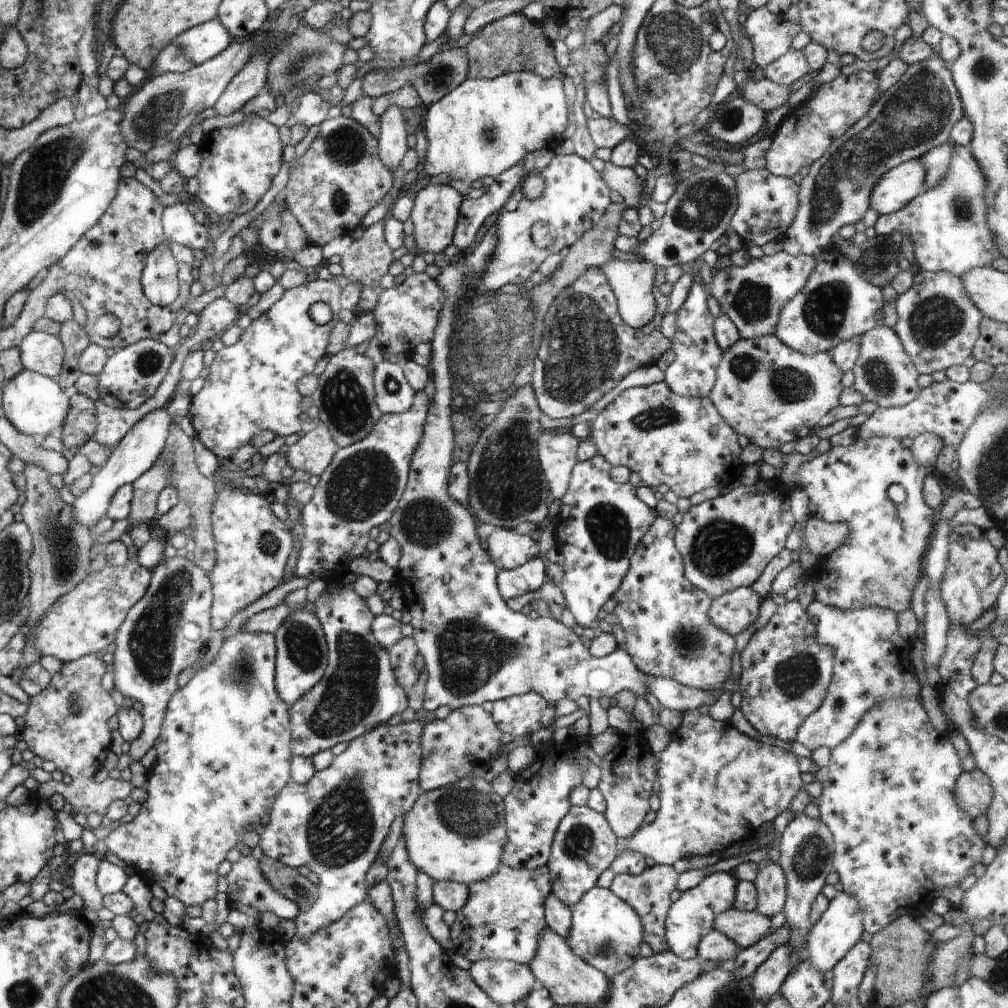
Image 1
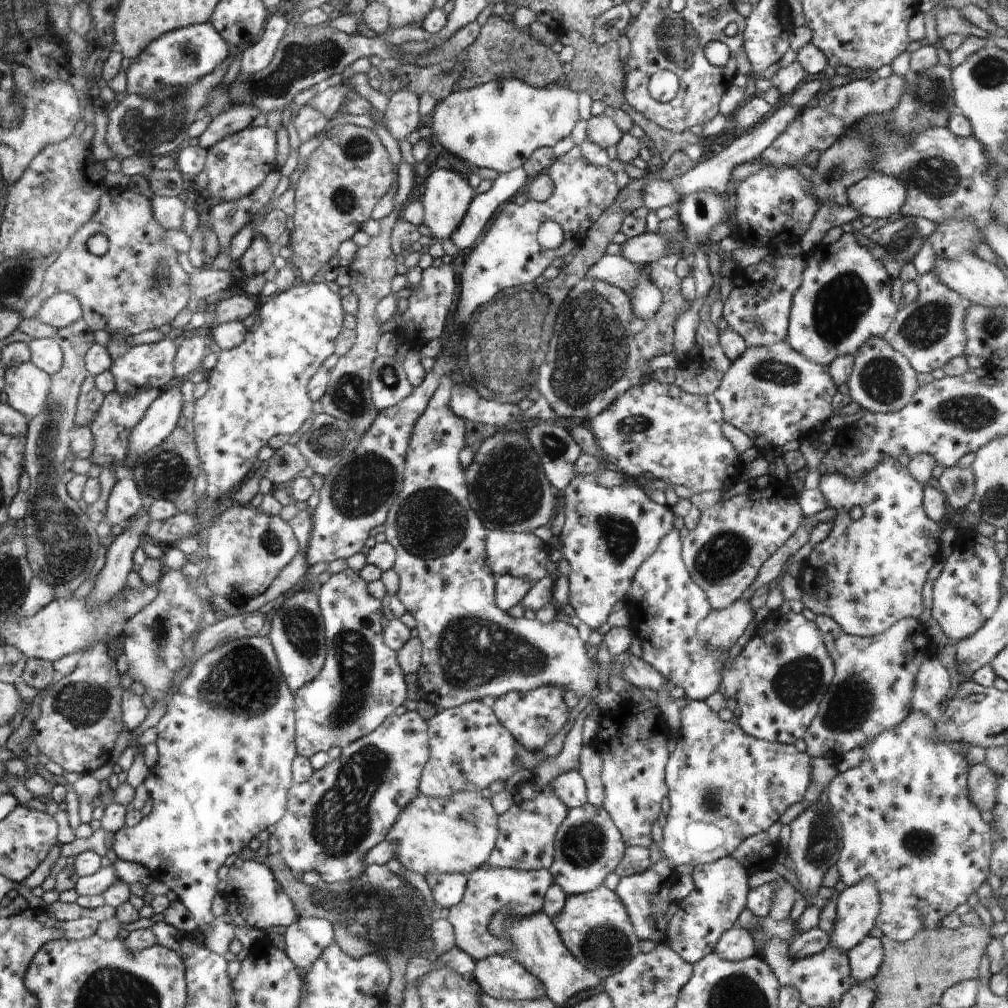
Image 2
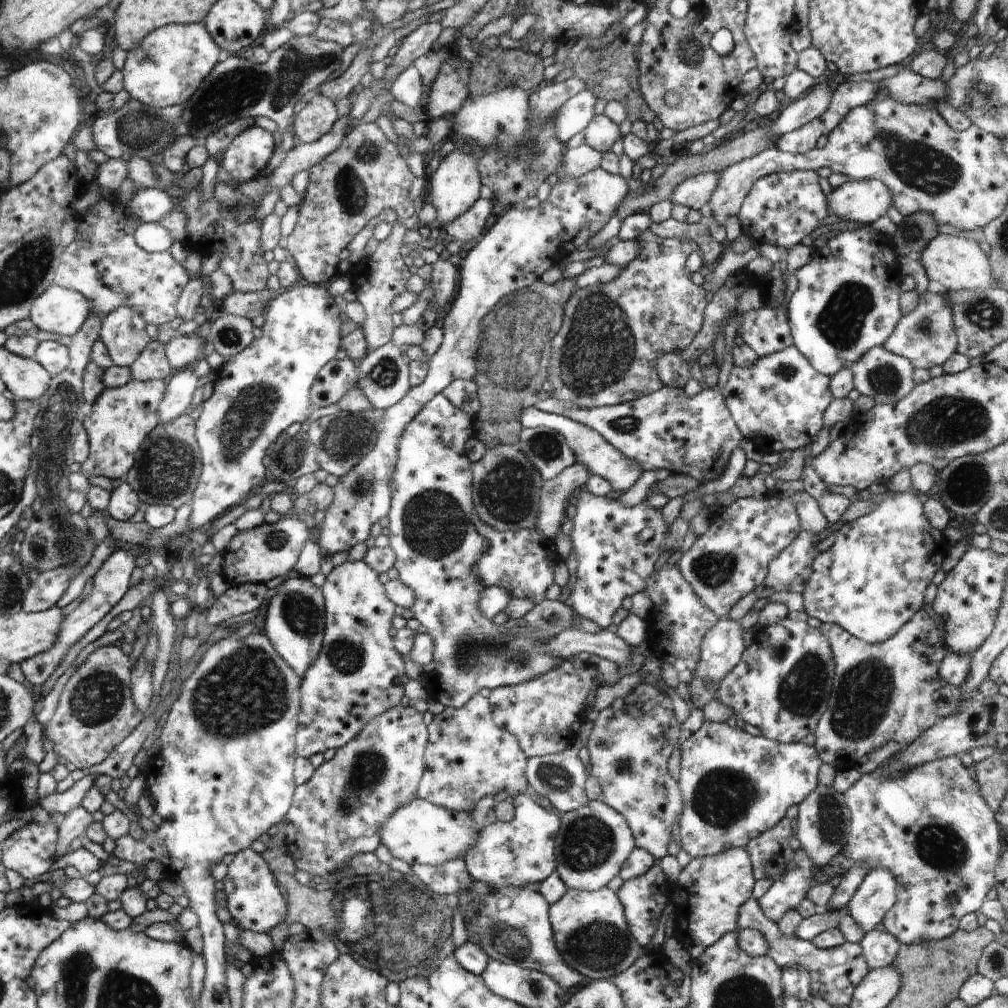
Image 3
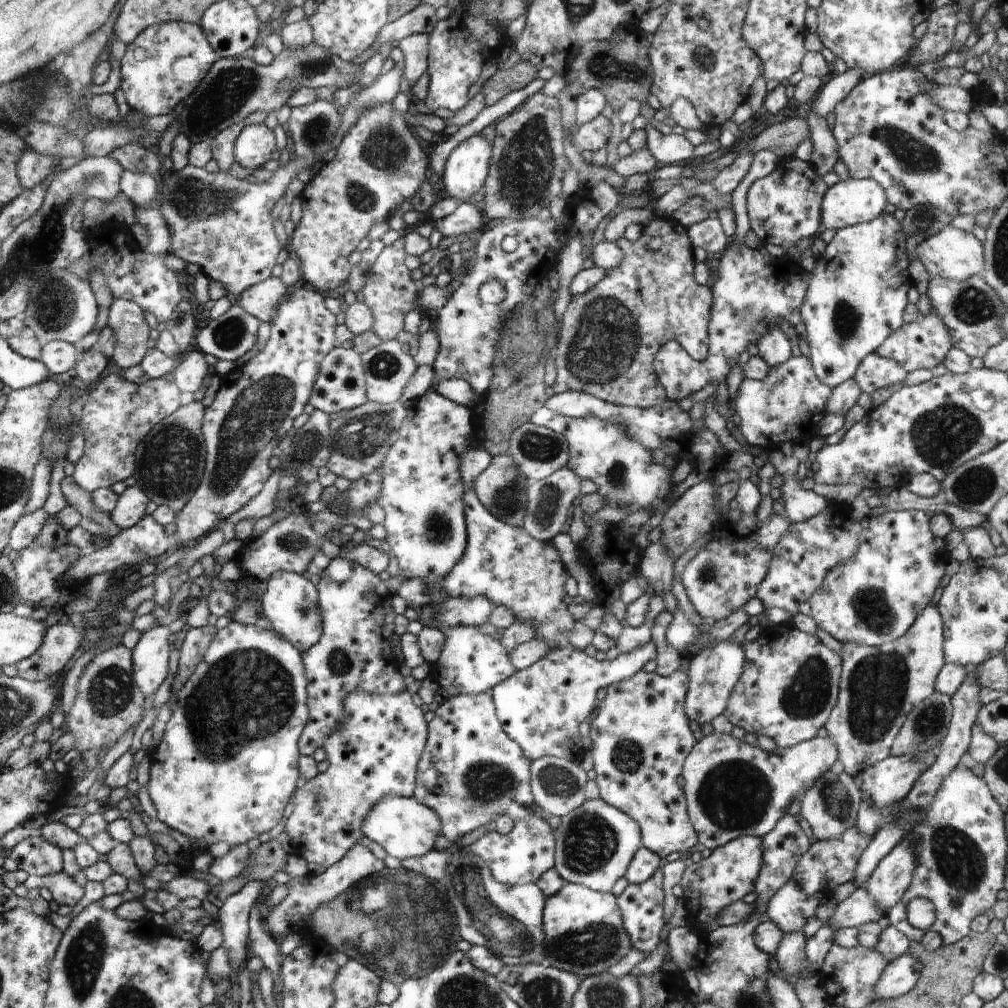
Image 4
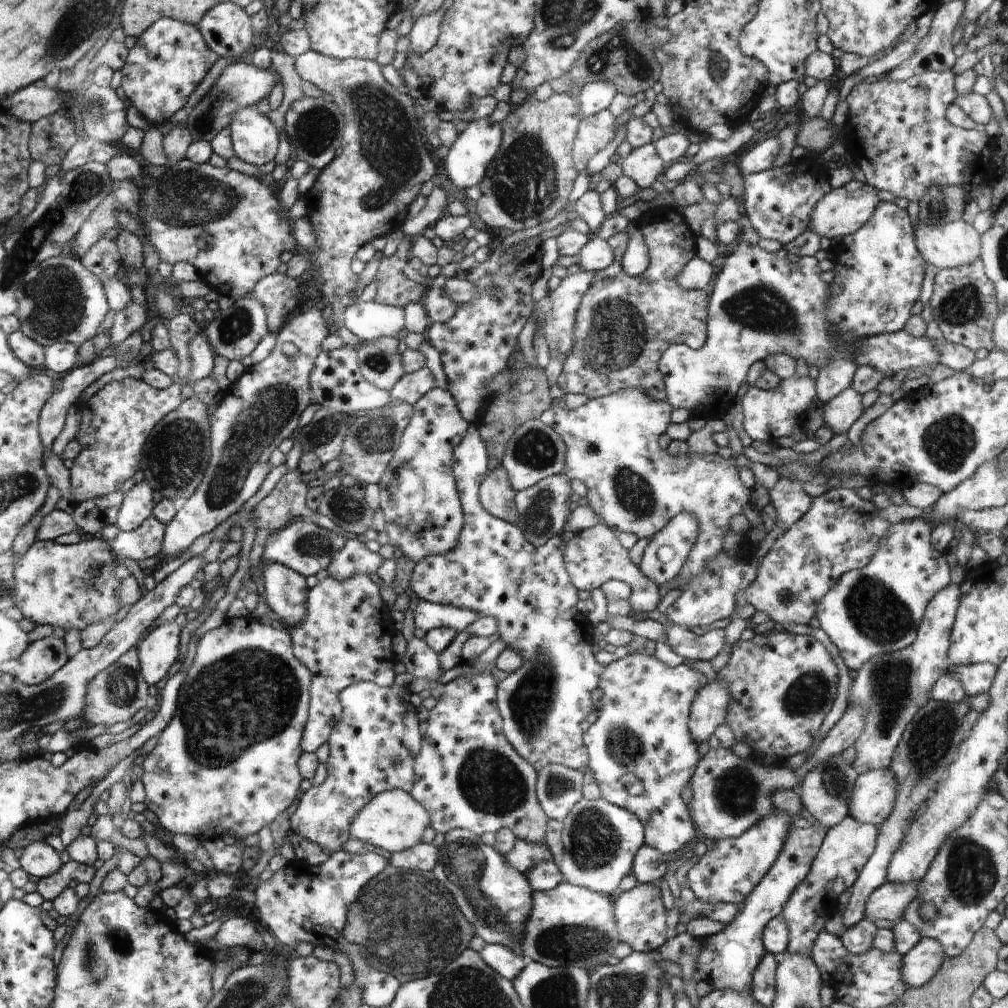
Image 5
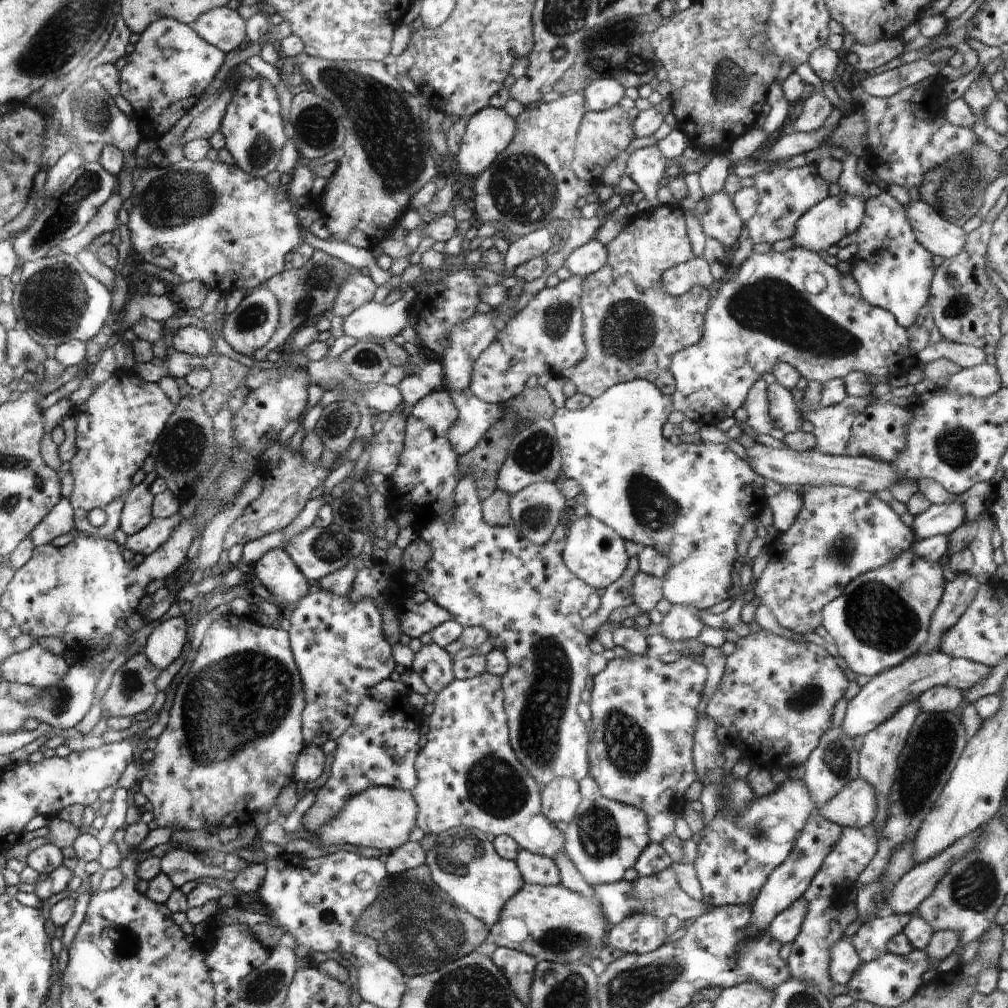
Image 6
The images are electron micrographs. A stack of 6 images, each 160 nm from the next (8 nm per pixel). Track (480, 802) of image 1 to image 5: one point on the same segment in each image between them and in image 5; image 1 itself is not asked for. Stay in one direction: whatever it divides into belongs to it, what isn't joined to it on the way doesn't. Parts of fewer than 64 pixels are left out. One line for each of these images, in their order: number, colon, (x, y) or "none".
2: (456, 834)
3: (419, 832)
4: (405, 828)
5: (394, 821)

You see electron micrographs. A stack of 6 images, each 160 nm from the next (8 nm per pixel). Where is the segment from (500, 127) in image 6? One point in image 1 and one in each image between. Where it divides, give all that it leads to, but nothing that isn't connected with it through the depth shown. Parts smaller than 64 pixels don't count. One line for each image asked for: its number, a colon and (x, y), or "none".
1: (435, 210)
2: (447, 196)
3: (455, 186)
4: (466, 171)
5: (470, 156)

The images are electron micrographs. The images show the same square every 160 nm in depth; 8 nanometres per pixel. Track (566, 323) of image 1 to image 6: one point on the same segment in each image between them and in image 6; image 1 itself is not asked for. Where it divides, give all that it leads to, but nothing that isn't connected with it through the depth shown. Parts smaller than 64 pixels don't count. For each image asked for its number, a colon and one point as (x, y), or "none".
2: (599, 348)
3: (612, 334)
4: (610, 334)
5: (622, 326)
6: (631, 326)

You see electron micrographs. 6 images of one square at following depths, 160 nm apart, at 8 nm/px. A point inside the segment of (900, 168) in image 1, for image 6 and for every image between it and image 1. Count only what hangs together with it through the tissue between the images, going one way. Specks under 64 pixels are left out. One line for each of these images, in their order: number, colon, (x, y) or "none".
2: (879, 196)
3: (864, 201)
4: (853, 201)
5: (841, 212)
6: (837, 216)

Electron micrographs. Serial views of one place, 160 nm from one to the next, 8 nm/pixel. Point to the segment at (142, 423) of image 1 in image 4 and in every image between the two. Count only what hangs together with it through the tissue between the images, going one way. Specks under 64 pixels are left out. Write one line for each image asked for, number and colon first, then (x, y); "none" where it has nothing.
2: (163, 415)
3: (181, 384)
4: (190, 371)

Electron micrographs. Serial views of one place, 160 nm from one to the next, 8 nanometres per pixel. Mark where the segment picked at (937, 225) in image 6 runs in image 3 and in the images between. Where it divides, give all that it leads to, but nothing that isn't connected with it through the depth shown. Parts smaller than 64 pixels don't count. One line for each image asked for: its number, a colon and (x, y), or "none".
3: (958, 263)
4: (952, 254)
5: (957, 244)

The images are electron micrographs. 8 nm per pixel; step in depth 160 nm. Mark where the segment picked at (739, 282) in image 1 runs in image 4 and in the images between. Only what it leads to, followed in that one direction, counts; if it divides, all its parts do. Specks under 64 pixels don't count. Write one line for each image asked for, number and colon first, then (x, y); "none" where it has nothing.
2: (757, 308)
3: (766, 330)
4: (774, 347)

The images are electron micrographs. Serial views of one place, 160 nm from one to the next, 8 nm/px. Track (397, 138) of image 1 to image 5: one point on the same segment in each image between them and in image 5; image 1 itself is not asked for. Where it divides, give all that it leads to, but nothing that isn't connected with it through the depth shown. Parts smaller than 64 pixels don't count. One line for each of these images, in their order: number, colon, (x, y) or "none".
2: (402, 116)
3: (407, 88)
4: (415, 48)
5: (424, 34)

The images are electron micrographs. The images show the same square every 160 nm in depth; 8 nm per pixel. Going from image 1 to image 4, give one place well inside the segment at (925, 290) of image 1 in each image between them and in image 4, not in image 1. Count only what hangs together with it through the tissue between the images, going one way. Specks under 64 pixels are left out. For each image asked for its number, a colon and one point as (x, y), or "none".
2: (930, 331)
3: (926, 336)
4: (923, 344)

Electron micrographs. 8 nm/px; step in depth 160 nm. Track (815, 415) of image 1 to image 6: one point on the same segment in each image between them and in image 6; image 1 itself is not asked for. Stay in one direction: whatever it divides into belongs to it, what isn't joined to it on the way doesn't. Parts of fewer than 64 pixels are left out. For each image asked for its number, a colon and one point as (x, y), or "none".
2: (779, 399)
3: (778, 404)
4: (789, 405)
5: (774, 413)
6: (759, 421)

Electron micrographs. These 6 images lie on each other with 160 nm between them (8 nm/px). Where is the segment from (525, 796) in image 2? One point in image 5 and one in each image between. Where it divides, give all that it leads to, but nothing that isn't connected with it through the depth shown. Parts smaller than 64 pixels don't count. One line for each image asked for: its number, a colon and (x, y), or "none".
3: (518, 853)
4: (520, 857)
5: (524, 855)

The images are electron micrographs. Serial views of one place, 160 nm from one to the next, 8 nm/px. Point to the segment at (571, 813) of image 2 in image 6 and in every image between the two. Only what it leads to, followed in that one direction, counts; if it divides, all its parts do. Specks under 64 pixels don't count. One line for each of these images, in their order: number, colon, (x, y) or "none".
3: (593, 842)
4: (594, 844)
5: (599, 840)
6: (605, 838)

